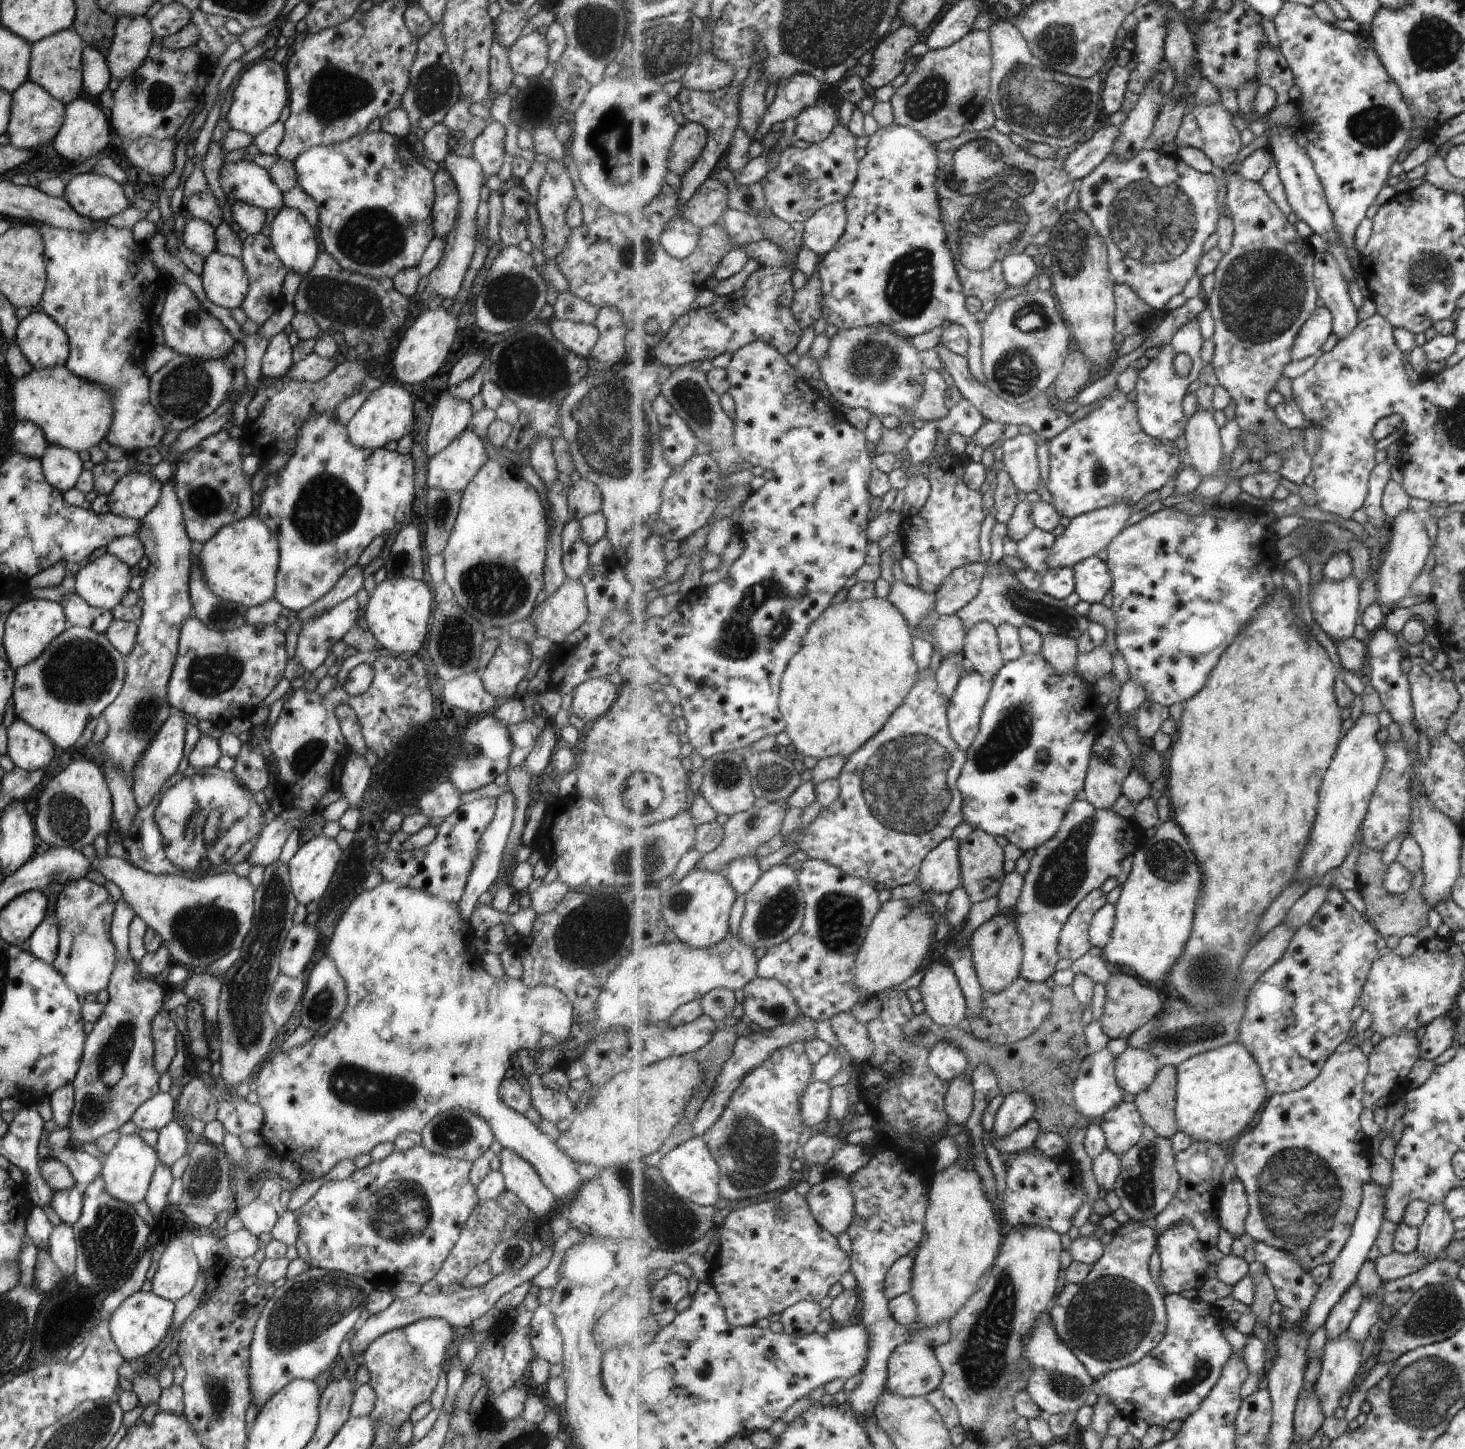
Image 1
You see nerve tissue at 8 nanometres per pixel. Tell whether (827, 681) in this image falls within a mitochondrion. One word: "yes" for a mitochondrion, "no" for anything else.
no

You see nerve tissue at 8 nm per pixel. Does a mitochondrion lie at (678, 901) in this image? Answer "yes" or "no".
yes

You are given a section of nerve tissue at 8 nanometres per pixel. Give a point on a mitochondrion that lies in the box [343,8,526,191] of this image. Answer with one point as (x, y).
(433, 88)

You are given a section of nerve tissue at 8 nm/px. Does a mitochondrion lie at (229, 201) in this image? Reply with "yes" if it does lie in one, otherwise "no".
no

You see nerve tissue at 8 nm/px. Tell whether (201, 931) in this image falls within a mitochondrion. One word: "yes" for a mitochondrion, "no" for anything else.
yes

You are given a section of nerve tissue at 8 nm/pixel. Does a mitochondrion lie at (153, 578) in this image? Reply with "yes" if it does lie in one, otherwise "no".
no

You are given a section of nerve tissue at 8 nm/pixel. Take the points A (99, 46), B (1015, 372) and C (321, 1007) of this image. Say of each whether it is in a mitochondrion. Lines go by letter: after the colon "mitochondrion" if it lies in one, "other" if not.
A: other
B: mitochondrion
C: mitochondrion

